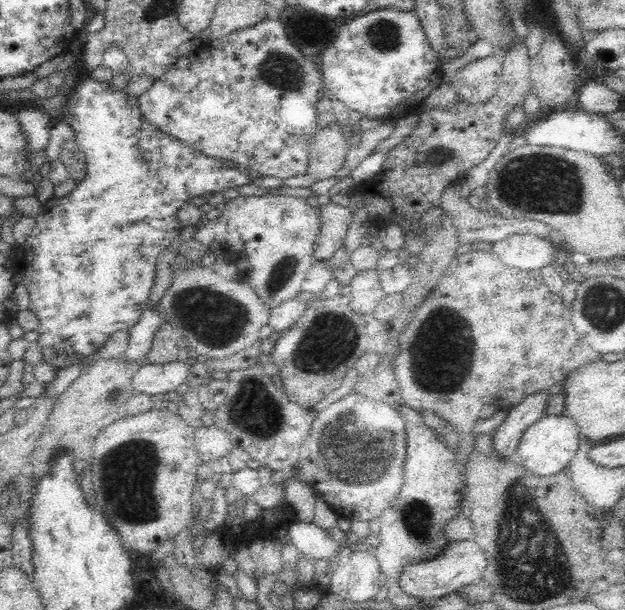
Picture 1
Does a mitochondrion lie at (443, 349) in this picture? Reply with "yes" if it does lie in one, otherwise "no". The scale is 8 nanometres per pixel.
yes

